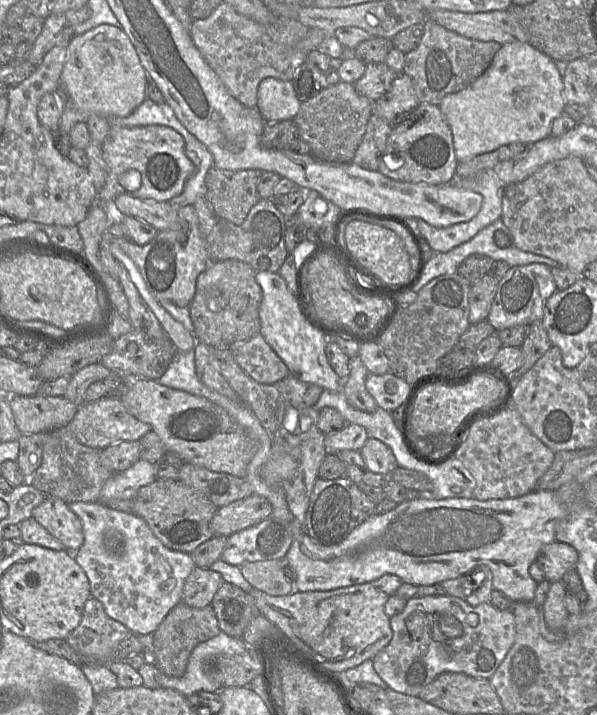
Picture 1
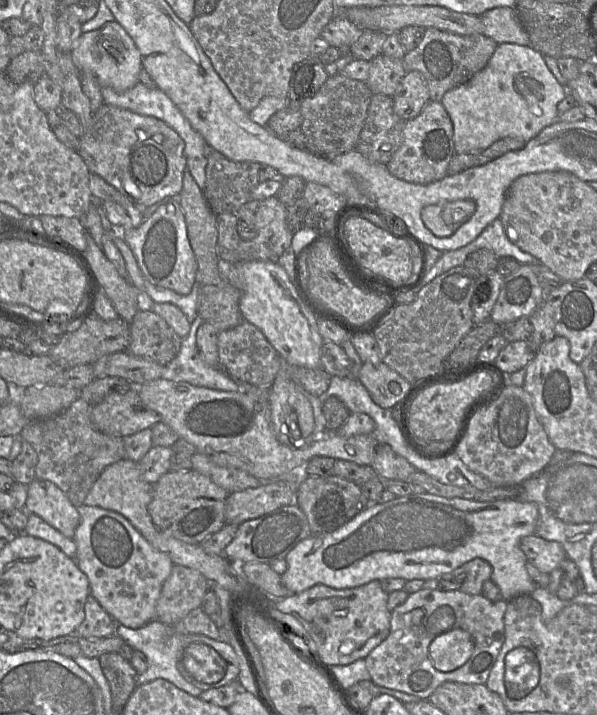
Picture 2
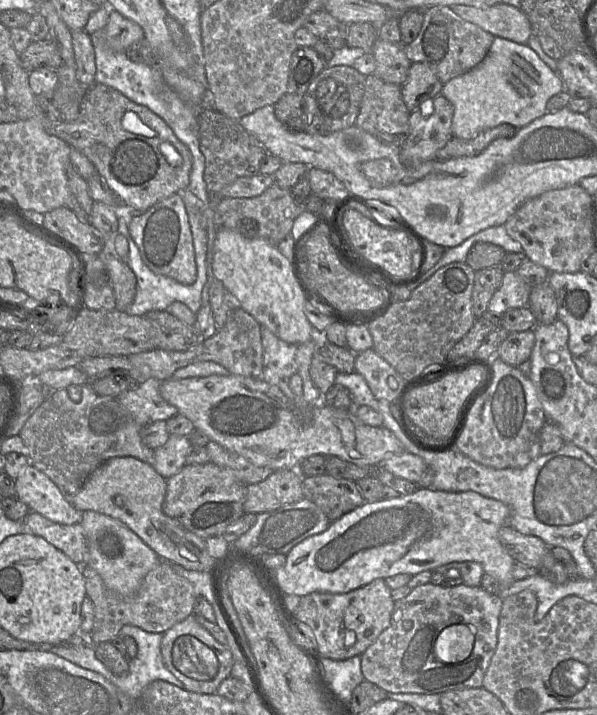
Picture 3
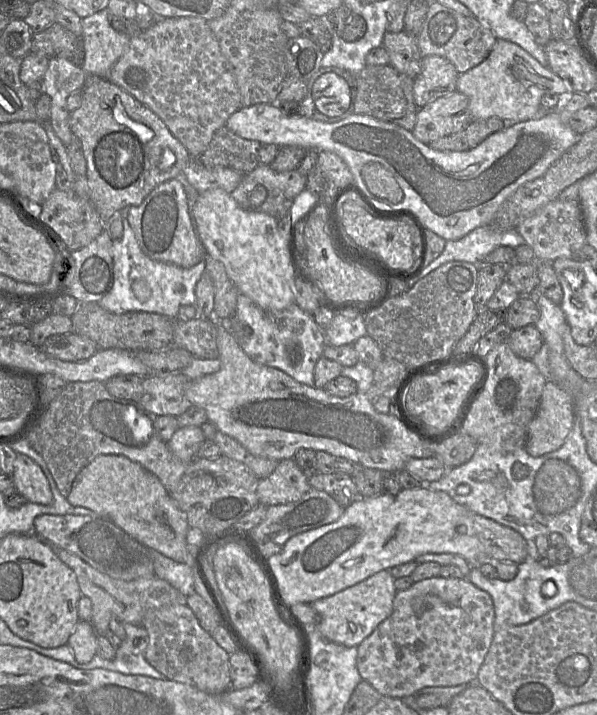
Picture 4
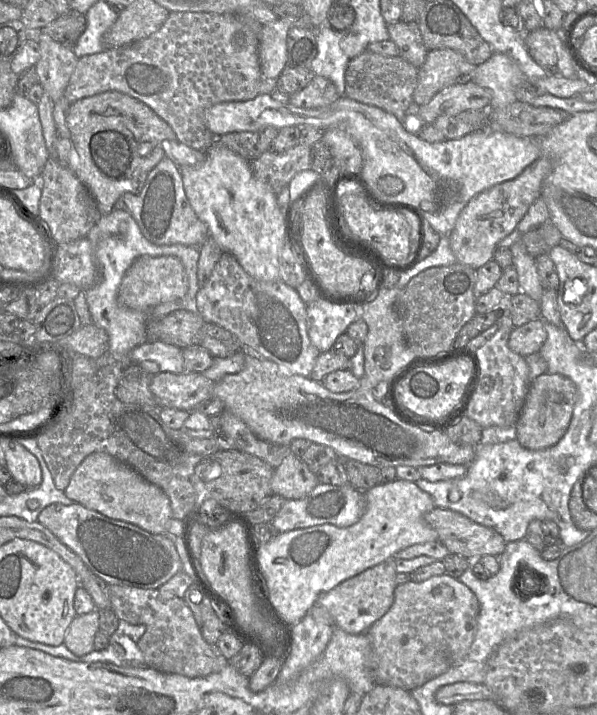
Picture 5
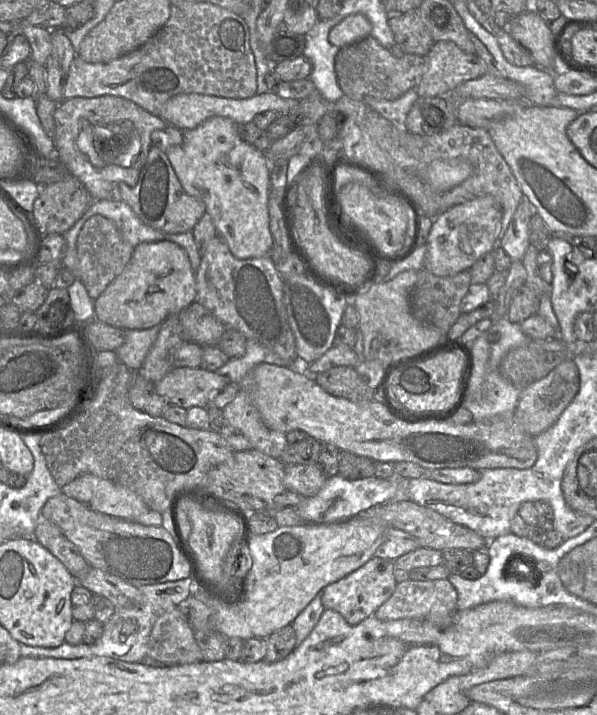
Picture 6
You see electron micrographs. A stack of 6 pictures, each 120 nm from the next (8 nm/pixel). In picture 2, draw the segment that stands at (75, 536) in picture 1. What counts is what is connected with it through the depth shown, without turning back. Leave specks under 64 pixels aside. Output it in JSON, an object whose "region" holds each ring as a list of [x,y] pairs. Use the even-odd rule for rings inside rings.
{"region":[[[35,478],[28,484],[25,508],[67,538],[74,538],[80,514],[66,494],[51,481]]]}

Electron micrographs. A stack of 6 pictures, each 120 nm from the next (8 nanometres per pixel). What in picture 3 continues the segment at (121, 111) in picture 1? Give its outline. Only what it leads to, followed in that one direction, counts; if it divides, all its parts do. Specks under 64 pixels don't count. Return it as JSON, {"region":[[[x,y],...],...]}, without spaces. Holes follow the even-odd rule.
{"region":[[[112,9],[103,31],[108,46],[118,52],[125,52],[130,46],[144,39],[143,30],[138,24]]]}

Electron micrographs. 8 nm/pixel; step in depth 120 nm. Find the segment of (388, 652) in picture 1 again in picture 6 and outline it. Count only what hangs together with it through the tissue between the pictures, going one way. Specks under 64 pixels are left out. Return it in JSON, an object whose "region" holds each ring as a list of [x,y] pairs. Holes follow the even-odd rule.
{"region":[[[448,579],[414,581],[398,583],[394,593],[375,612],[380,620],[422,619],[445,629],[449,627],[458,612],[458,594]]]}

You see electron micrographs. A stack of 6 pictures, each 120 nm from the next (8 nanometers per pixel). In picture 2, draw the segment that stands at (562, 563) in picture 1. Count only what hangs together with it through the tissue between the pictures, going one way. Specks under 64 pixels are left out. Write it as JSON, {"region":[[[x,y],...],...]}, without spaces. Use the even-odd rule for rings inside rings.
{"region":[[[536,534],[522,538],[520,548],[529,563],[542,573],[547,574],[558,568],[559,564],[567,557],[560,543],[543,539]]]}

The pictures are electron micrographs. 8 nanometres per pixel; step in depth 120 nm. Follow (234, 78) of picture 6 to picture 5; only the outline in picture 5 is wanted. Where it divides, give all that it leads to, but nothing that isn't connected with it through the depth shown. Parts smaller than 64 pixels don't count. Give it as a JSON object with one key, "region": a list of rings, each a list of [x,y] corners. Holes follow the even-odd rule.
{"region":[[[170,12],[163,26],[148,38],[134,42],[132,44],[104,50],[97,54],[87,55],[78,59],[75,70],[70,78],[65,90],[65,98],[72,104],[83,98],[91,97],[106,91],[118,91],[140,100],[149,106],[161,119],[170,125],[181,143],[197,150],[206,152],[216,139],[215,135],[209,130],[206,124],[206,112],[215,104],[222,102],[237,102],[252,100],[260,94],[260,83],[262,71],[260,68],[260,57],[258,54],[258,36],[236,15],[214,14],[207,12]]]}

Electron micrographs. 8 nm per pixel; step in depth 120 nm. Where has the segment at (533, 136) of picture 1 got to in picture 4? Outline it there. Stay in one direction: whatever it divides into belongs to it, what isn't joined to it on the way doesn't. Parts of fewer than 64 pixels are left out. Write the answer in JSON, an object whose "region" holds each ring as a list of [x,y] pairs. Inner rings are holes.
{"region":[[[496,39],[488,56],[478,65],[459,75],[456,90],[469,99],[471,120],[497,117],[506,123],[523,122],[542,114],[541,99],[546,94],[568,96],[567,83],[549,67],[542,66],[517,44]]]}

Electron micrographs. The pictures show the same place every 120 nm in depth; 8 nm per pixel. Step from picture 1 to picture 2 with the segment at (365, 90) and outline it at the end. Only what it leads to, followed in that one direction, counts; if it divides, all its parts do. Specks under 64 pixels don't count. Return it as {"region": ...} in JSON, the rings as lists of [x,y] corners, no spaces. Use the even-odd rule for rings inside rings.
{"region":[[[380,54],[369,62],[366,80],[372,95],[384,94],[392,97],[406,73],[401,59]]]}

